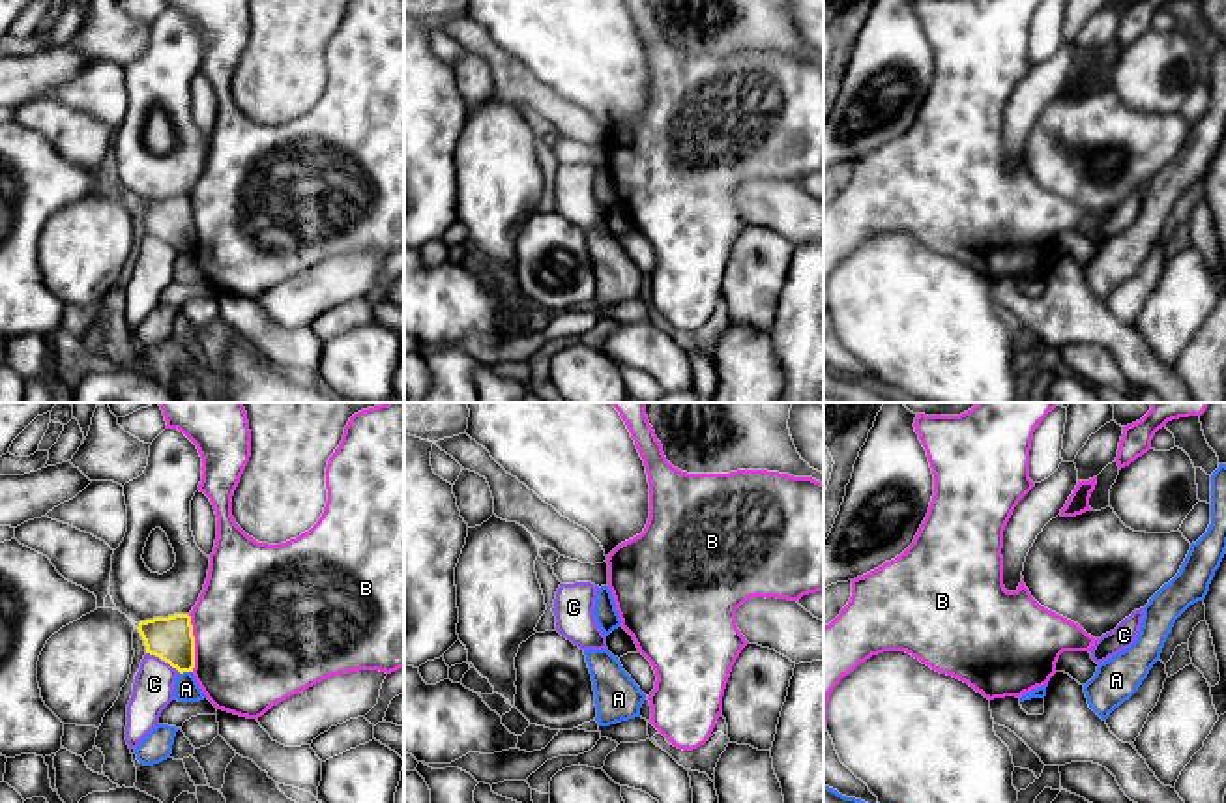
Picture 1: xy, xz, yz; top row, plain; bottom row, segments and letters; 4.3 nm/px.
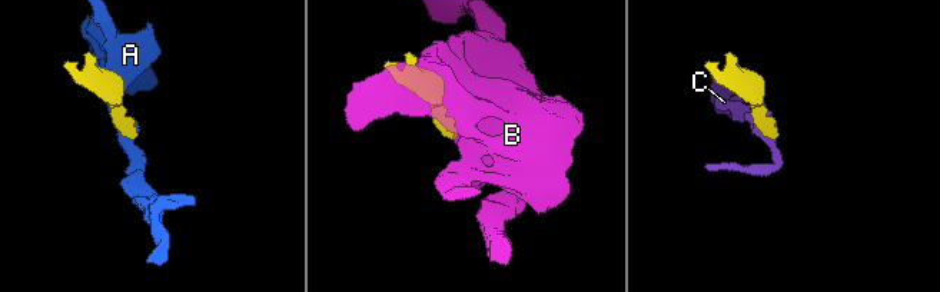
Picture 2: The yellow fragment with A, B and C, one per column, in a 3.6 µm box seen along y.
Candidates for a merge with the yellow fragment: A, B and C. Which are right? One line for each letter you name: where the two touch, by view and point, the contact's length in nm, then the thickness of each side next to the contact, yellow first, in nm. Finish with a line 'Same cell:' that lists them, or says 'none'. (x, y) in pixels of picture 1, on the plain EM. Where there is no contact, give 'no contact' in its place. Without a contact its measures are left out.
Same cell: none

